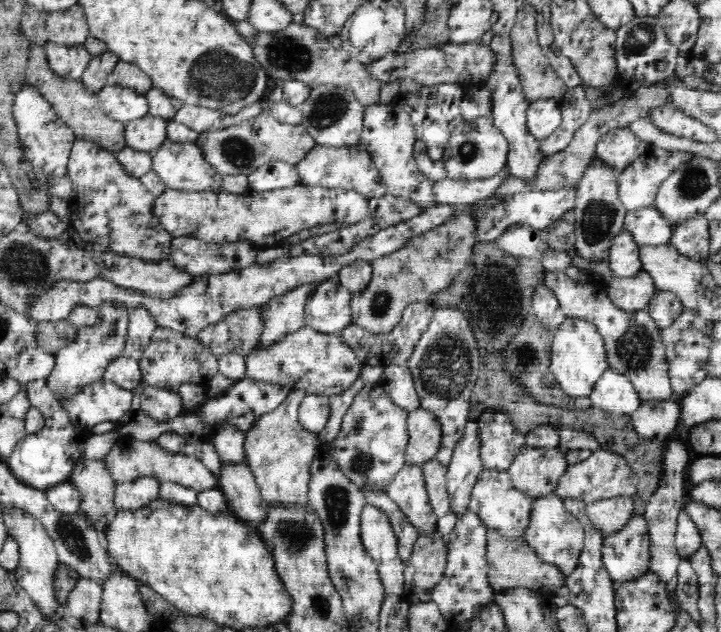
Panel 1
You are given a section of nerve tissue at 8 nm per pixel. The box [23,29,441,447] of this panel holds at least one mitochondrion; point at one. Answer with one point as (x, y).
(217, 73)

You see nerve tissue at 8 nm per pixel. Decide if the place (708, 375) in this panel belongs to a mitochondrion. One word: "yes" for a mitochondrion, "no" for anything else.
no

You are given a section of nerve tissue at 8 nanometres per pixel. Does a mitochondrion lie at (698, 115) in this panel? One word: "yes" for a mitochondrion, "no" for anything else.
no

